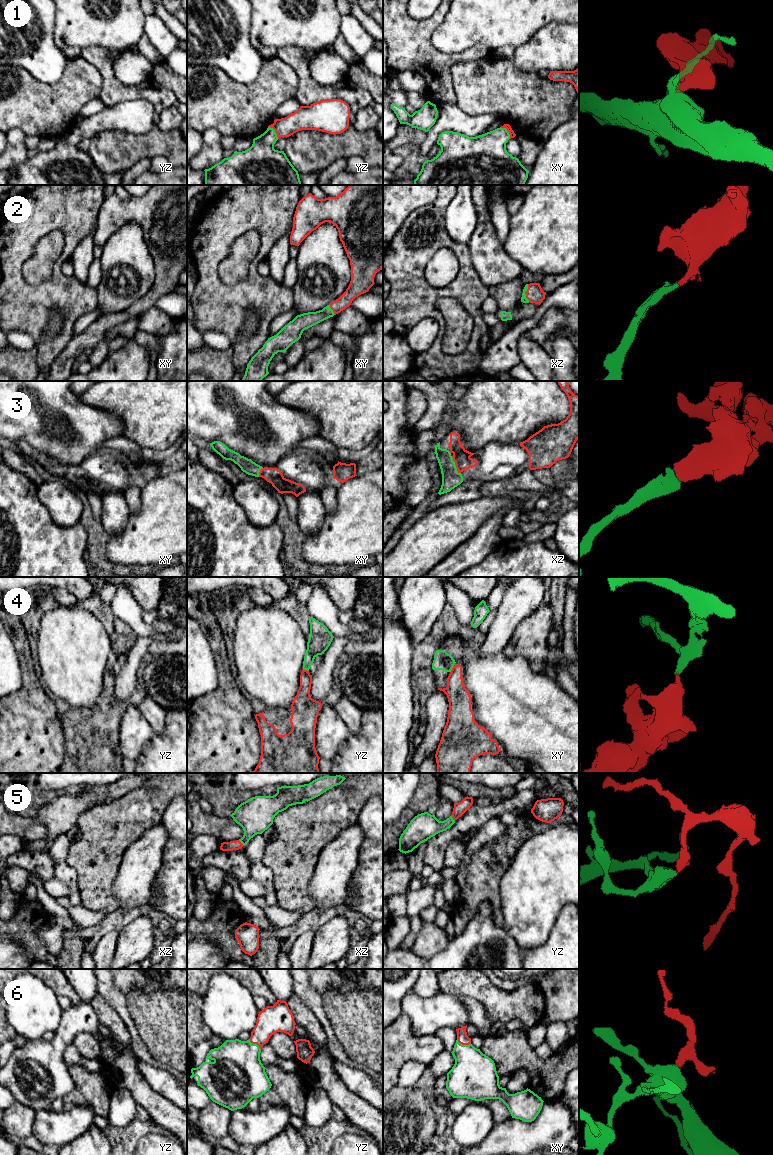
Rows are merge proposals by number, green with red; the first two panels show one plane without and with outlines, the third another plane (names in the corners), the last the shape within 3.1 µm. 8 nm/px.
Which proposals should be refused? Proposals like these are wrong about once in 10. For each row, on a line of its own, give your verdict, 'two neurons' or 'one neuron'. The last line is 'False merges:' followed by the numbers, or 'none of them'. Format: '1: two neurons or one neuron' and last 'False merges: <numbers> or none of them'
1: one neuron
2: one neuron
3: one neuron
4: one neuron
5: one neuron
6: one neuron
False merges: none of them

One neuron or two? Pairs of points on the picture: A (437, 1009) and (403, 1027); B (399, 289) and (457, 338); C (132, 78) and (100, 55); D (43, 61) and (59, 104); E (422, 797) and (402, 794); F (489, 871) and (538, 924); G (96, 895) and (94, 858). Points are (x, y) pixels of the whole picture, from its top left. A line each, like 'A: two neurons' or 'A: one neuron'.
A: two neurons
B: two neurons
C: two neurons
D: two neurons
E: two neurons
F: two neurons
G: one neuron

